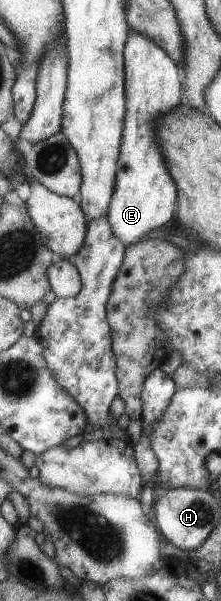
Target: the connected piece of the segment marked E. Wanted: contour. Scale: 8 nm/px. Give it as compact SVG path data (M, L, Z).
M128 35L128 40L123 46L123 91L126 111L126 134L121 135L122 138L126 138L126 142L122 142L122 170L118 170L118 190L113 190L105 217L108 219L109 225L113 229L113 233L117 235L119 239L121 239L123 246L126 246L132 245L133 242L141 240L140 236L150 230L154 230L154 228L162 229L162 224L164 224L164 222L168 222L172 216L175 216L174 210L176 210L177 201L177 190L174 188L174 182L172 182L172 178L170 178L170 174L168 174L166 166L164 166L164 162L162 162L162 154L160 154L158 144L156 144L156 140L154 140L154 138L156 138L156 134L154 134L152 122L154 122L154 118L156 118L156 116L160 116L160 114L168 114L172 109L178 108L178 100L180 100L180 76L178 76L178 68L176 68L176 64L172 62L172 59L169 57L169 55L166 54L166 52L163 51L153 40L148 39L144 35Z

